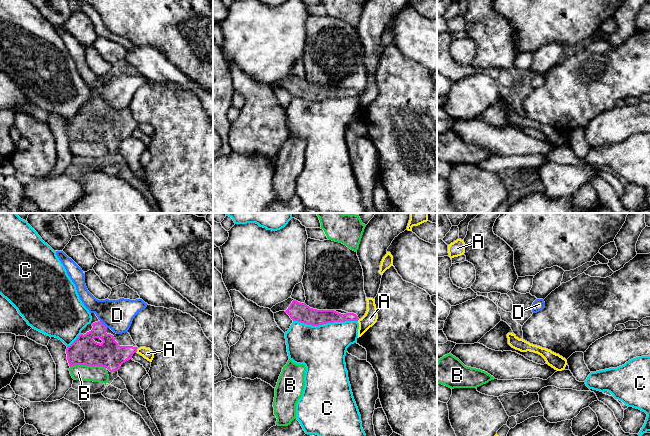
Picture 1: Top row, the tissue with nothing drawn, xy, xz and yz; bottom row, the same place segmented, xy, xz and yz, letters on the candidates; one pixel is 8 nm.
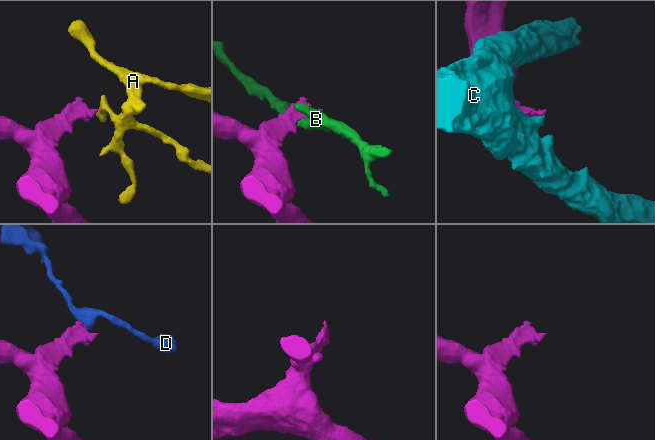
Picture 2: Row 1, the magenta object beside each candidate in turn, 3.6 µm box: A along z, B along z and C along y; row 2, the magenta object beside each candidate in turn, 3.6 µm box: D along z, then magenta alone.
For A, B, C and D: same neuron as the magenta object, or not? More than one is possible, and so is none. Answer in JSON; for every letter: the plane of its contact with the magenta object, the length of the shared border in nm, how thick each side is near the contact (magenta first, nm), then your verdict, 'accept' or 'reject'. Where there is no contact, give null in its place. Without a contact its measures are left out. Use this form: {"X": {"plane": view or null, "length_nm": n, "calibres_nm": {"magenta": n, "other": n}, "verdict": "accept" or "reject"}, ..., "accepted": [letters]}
{"A": {"plane": "xy", "length_nm": 50, "calibres_nm": {"magenta": 220, "other": 90}, "verdict": "reject"}, "B": {"plane": "xy", "length_nm": 280, "calibres_nm": {"magenta": 220, "other": 130}, "verdict": "reject"}, "C": {"plane": "xz", "length_nm": 500, "calibres_nm": {"magenta": 150, "other": 380}, "verdict": "reject"}, "D": {"plane": "xy", "length_nm": 90, "calibres_nm": {"magenta": 220, "other": 240}, "verdict": "reject"}, "accepted": []}

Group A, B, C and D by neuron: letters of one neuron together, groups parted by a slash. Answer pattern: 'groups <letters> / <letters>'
groups A / B / C / D

